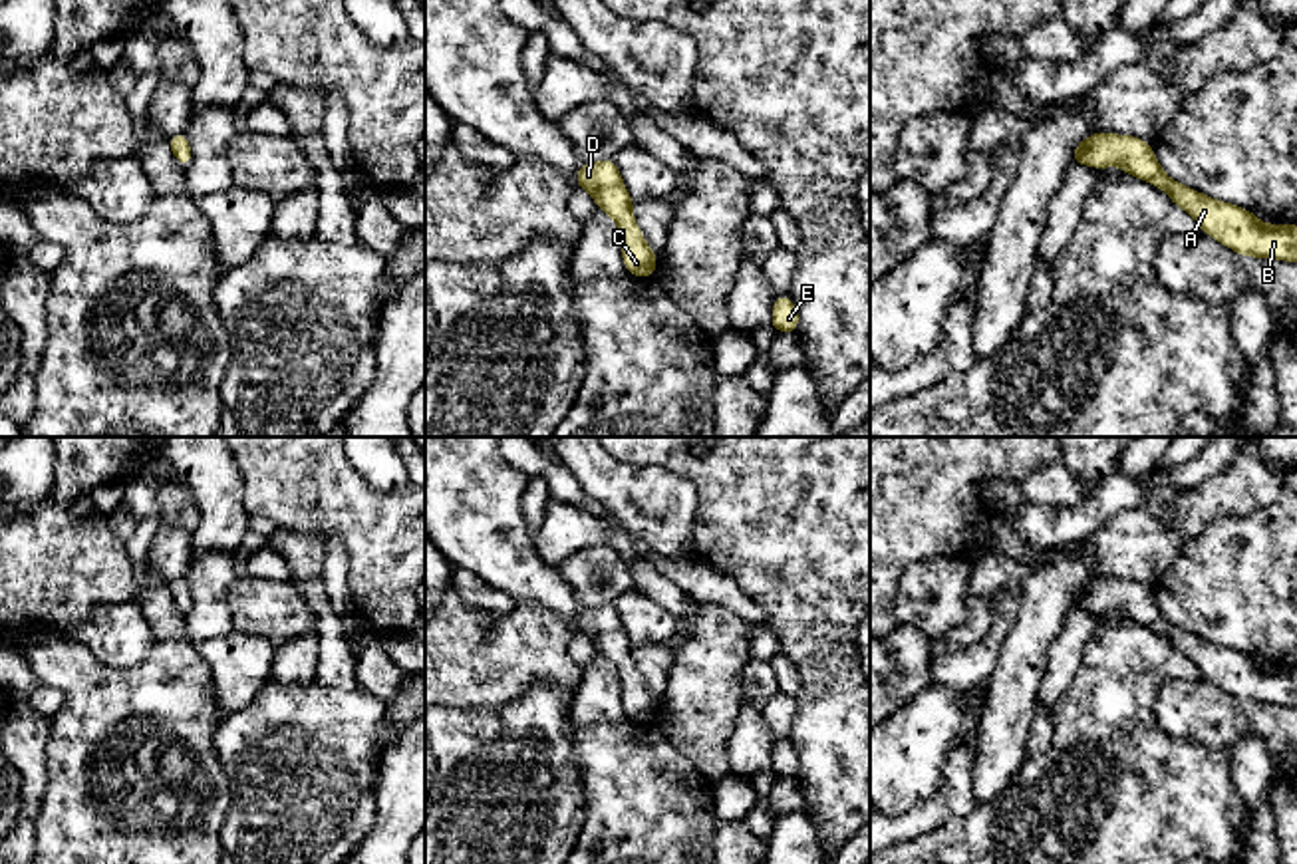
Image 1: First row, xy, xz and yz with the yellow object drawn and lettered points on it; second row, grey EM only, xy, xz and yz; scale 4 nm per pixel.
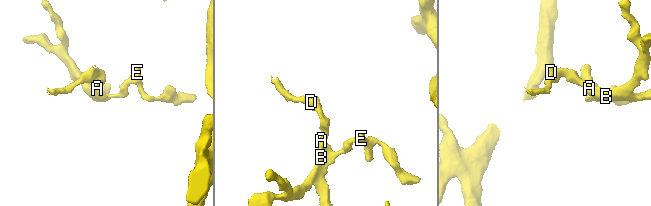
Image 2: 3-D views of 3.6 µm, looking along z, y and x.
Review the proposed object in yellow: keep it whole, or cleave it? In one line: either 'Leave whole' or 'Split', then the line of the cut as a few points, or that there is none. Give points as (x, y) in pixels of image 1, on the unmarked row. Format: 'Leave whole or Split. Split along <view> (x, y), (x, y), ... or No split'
Leave whole. No split

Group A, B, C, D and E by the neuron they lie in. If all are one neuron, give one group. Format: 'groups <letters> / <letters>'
groups A B C D E

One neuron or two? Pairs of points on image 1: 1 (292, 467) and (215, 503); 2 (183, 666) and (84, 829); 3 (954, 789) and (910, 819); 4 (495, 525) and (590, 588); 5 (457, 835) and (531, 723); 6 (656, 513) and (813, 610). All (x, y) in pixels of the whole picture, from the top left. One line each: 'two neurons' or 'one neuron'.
1: two neurons
2: one neuron
3: one neuron
4: two neurons
5: one neuron
6: two neurons

